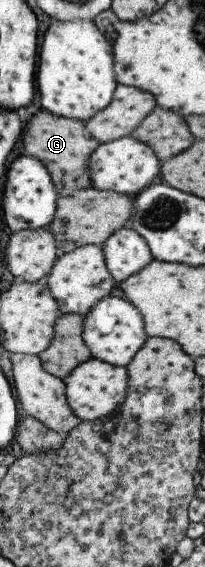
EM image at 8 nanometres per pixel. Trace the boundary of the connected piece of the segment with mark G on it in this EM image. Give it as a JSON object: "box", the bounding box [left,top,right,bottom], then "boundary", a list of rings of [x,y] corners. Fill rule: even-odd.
{"box":[21,110,99,196],"boundary":[[[38,110],[32,115],[21,133],[25,155],[38,159],[50,175],[55,191],[60,196],[74,194],[81,188],[90,187],[86,166],[89,154],[99,145],[91,136],[85,135],[83,123],[76,119],[53,115]]]}

